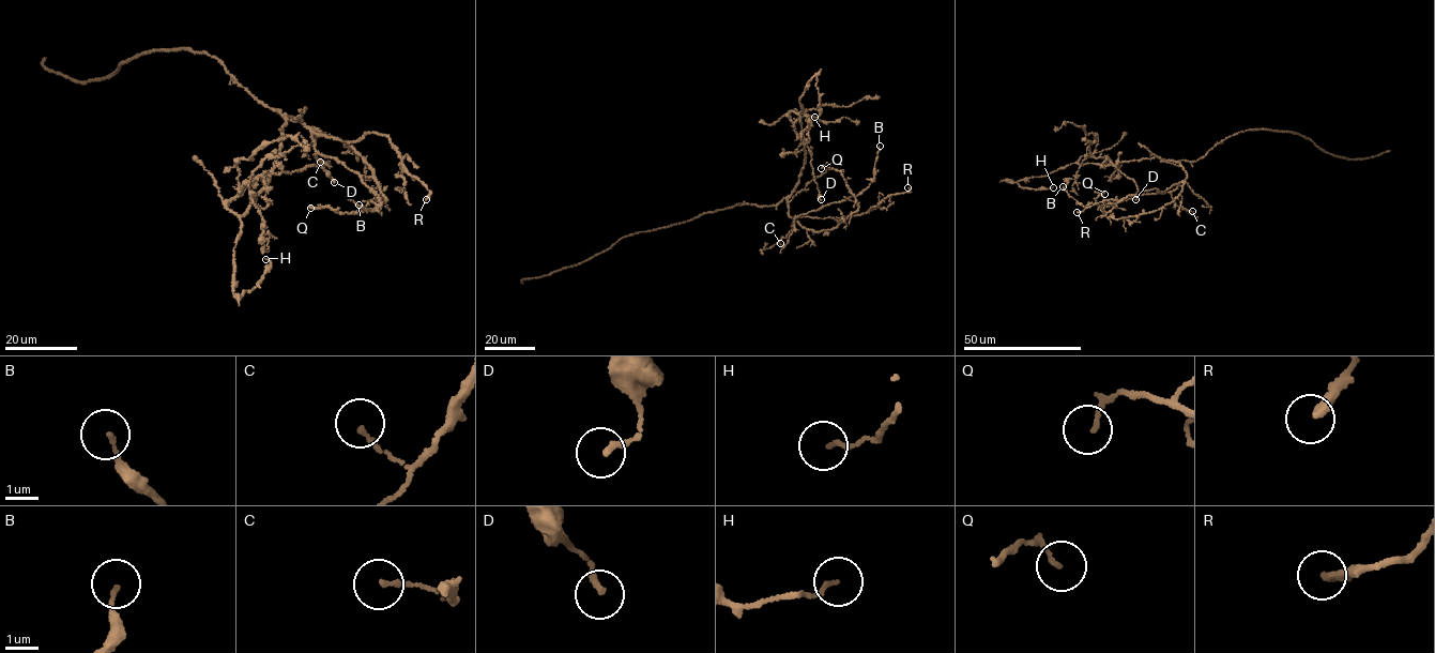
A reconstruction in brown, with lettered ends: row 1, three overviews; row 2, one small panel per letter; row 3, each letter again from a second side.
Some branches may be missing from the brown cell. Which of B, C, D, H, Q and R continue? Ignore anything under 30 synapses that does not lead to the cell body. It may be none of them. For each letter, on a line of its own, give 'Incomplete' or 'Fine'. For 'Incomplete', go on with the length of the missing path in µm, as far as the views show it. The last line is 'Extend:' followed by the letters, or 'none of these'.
B: Fine
C: Fine
D: Fine
H: Fine
Q: Fine
R: Fine
Extend: none of these

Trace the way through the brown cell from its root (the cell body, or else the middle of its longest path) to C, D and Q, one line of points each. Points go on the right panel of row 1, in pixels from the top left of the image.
C: (1200, 157), (1192, 163), (1179, 161), (1187, 176), (1171, 193), (1176, 206), (1190, 213), (1192, 211)
D: (1200, 157), (1192, 163), (1154, 156), (1107, 166), (1078, 164), (1080, 157), (1107, 157), (1135, 182), (1135, 199)
Q: (1200, 157), (1179, 161), (1187, 176), (1181, 191), (1159, 210), (1112, 218), (1096, 202), (1099, 194), (1104, 194)

